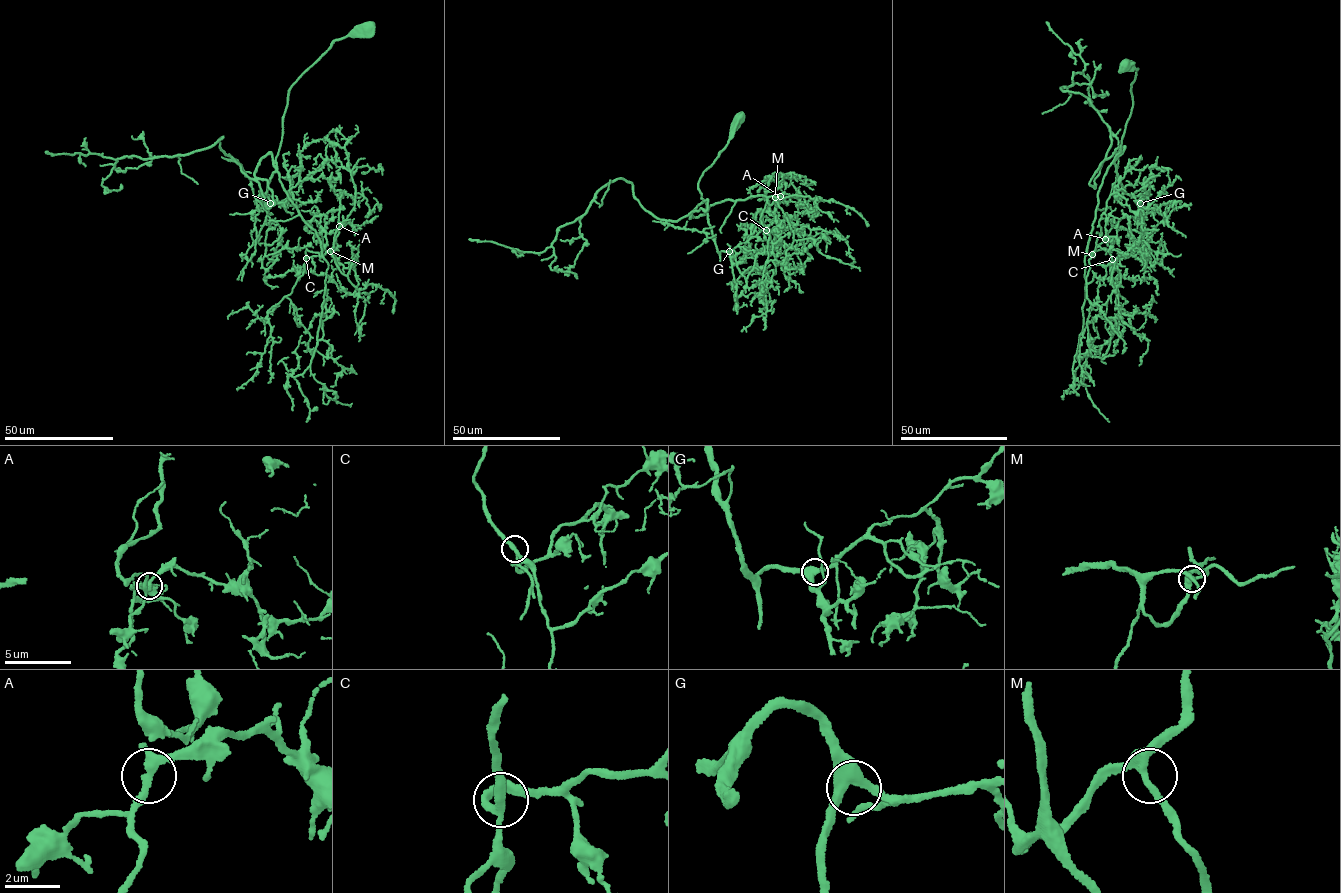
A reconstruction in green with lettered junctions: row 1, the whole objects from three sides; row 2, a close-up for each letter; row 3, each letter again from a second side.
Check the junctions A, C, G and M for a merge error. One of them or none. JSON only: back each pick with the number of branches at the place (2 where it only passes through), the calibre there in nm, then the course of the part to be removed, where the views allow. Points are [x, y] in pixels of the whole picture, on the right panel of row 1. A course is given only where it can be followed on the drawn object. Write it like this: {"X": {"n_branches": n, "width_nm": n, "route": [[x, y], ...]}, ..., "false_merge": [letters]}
{"false_merge": []}

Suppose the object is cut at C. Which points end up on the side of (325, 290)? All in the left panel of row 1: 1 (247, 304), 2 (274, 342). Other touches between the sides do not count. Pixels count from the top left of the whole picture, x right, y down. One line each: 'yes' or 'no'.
1: no
2: no

